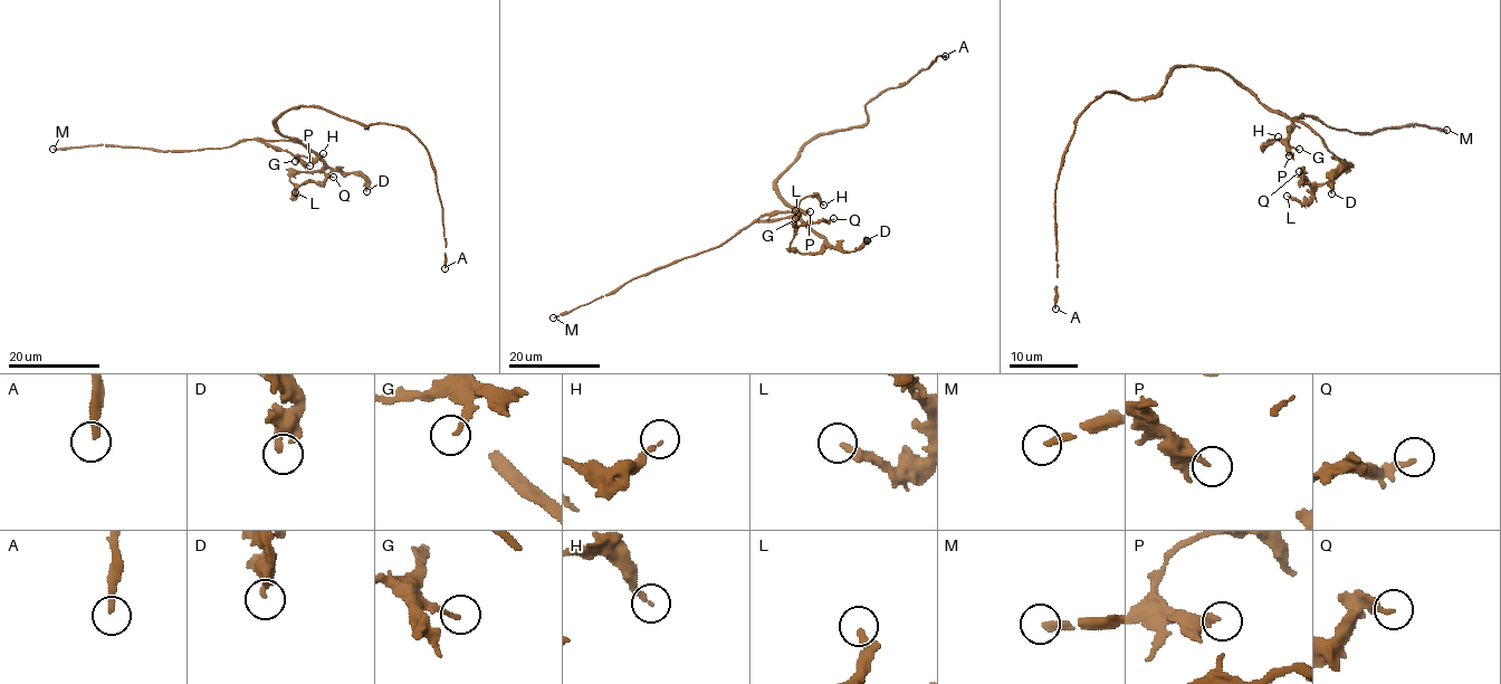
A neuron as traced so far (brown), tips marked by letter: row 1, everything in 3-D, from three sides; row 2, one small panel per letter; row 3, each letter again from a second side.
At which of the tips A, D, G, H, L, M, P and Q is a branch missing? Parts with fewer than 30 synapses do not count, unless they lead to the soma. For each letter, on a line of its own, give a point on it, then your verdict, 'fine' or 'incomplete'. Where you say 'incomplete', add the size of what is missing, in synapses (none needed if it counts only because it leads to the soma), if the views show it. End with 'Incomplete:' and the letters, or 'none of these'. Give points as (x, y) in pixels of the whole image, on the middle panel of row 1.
A: at (945, 56); fine
D: at (867, 240); fine
G: at (795, 218); fine
H: at (823, 205); fine
L: at (795, 210); fine
M: at (553, 317); incomplete; about 130 synapses
P: at (810, 211); fine
Q: at (833, 218); fine
Incomplete: M

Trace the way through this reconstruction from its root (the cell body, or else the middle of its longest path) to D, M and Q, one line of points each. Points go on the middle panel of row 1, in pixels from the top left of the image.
D: (783, 172), (775, 190), (829, 244), (844, 250), (856, 250), (867, 240)
M: (783, 172), (775, 190), (795, 211), (793, 214), (754, 221), (715, 247), (652, 269), (609, 294), (553, 317)
Q: (783, 172), (775, 190), (823, 239), (819, 252), (794, 252), (790, 243), (801, 226), (833, 218)

